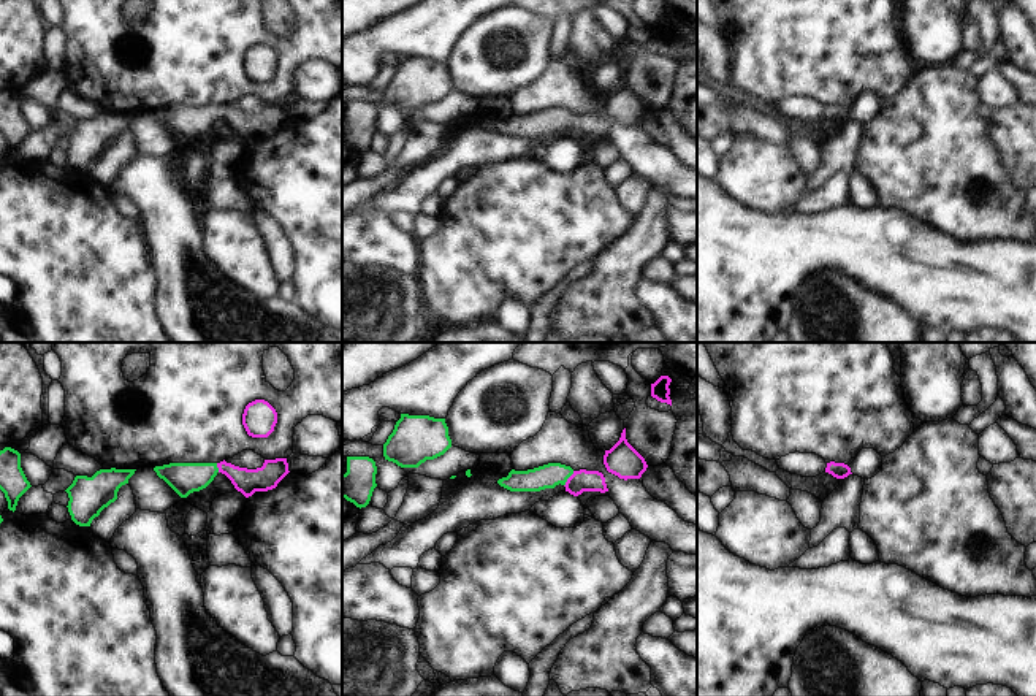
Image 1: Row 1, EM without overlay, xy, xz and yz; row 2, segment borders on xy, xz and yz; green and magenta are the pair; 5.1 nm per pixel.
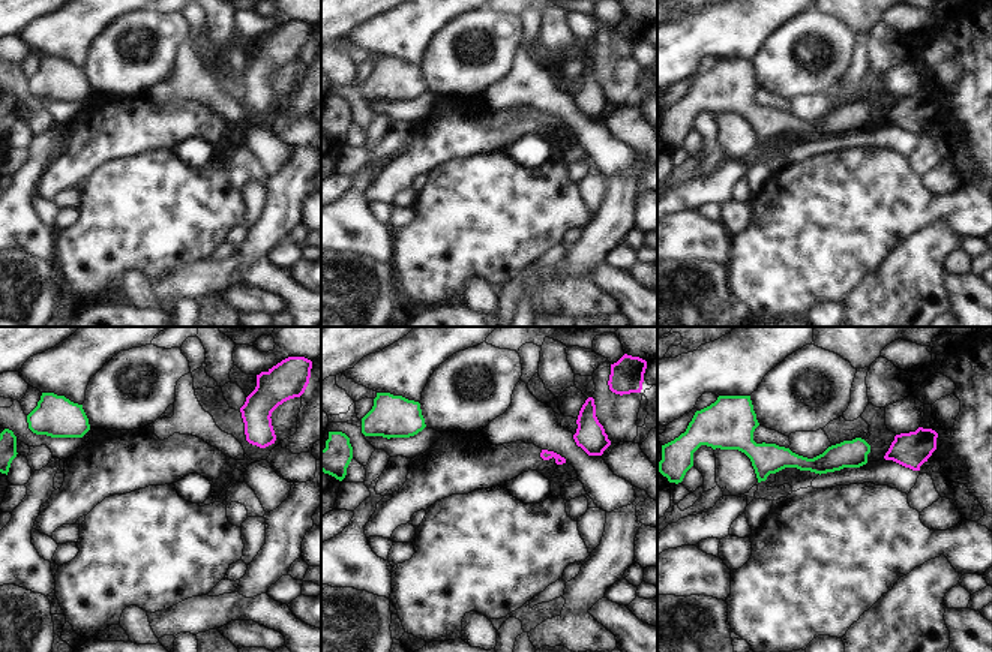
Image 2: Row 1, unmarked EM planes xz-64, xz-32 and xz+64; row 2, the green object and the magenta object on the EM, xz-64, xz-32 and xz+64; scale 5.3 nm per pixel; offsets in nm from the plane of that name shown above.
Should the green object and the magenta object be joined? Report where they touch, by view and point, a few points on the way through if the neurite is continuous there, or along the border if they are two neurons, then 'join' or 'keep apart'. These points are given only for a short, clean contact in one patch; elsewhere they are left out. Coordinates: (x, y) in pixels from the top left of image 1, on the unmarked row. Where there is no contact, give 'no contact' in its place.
meets green in xz at (567, 122); runs through xz (548, 121), (567, 122), (580, 126); join

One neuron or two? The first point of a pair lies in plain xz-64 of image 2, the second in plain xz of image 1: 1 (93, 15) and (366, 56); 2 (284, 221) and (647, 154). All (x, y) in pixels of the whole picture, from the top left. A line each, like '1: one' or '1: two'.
1: one
2: two

